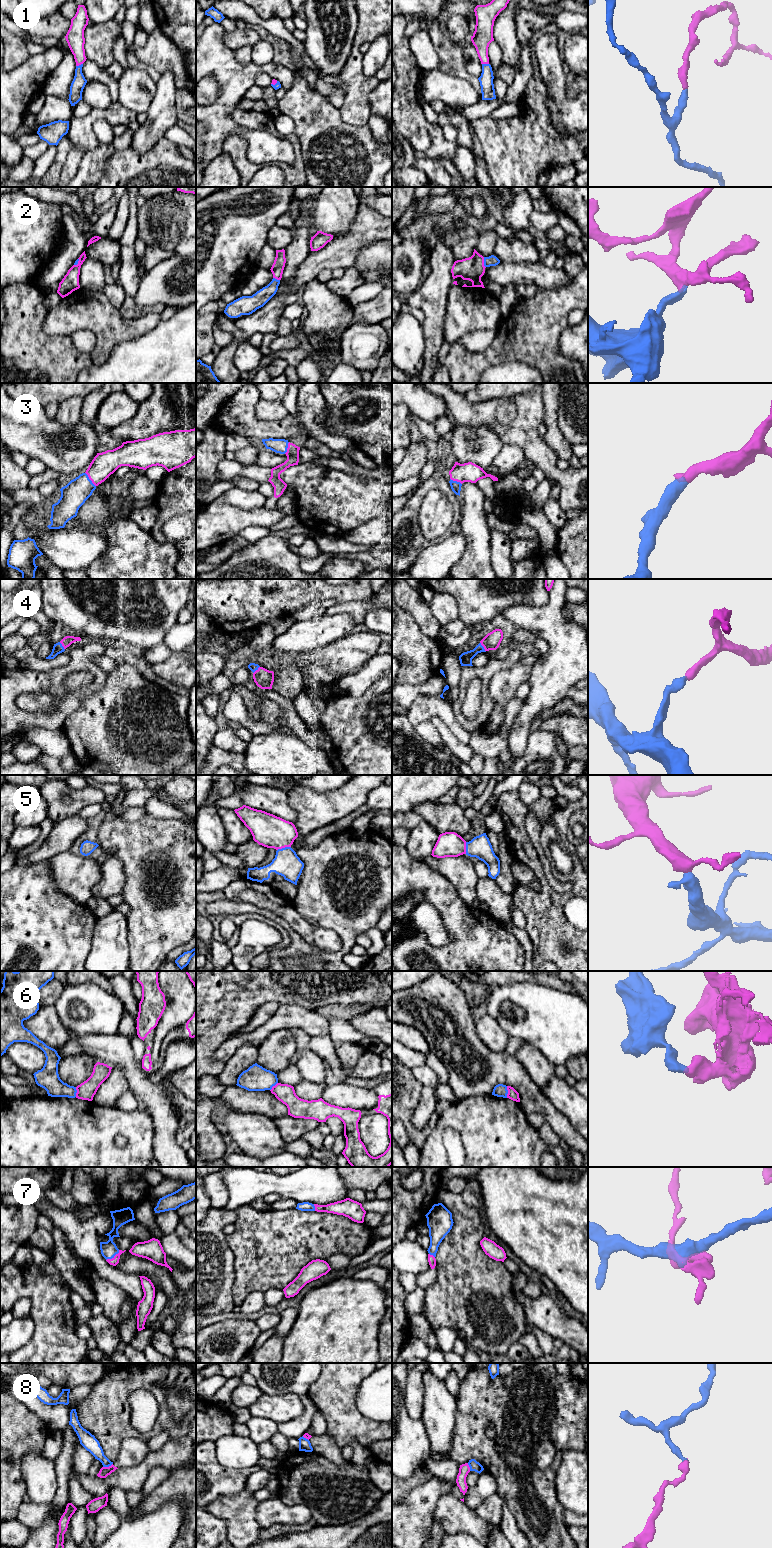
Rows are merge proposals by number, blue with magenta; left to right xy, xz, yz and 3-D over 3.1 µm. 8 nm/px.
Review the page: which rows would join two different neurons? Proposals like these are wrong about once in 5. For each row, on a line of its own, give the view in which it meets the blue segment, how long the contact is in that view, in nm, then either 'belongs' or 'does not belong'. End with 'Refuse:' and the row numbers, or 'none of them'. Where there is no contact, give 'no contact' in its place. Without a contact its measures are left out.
1: xy | 60 nm | belongs
2: yz | 90 nm | belongs
3: xy | 150 nm | belongs
4: yz | 90 nm | belongs
5: xz | 120 nm | belongs
6: yz | 100 nm | does not belong
7: xy | 140 nm | belongs
8: xy | 90 nm | does not belong
Refuse: 6, 8

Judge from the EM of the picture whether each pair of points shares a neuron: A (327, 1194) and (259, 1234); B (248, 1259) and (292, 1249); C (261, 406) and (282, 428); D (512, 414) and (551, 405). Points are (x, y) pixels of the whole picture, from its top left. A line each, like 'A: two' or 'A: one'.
A: two
B: one
C: two
D: two

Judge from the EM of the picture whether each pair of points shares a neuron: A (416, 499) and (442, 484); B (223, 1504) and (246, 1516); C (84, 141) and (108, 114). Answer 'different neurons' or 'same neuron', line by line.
A: same neuron
B: same neuron
C: same neuron

